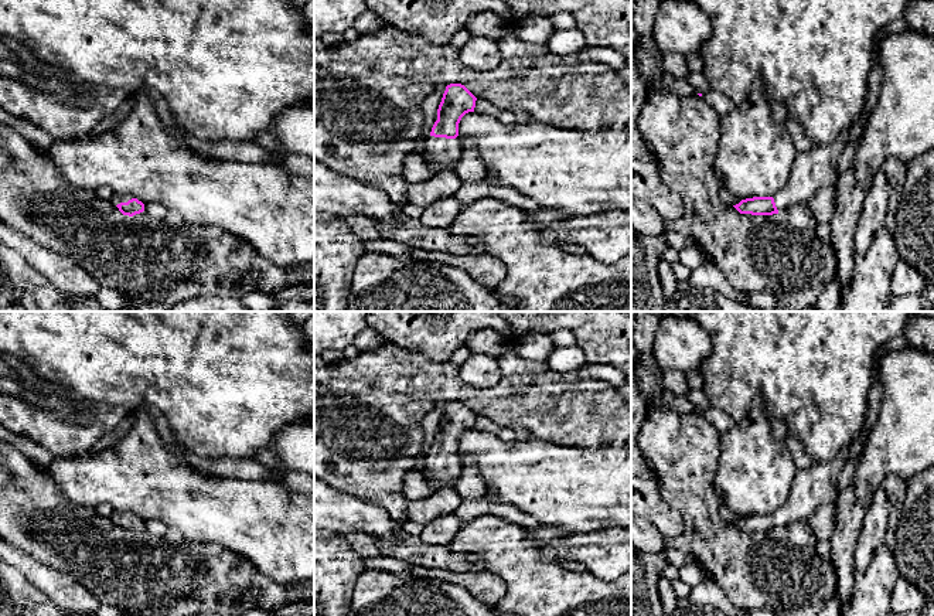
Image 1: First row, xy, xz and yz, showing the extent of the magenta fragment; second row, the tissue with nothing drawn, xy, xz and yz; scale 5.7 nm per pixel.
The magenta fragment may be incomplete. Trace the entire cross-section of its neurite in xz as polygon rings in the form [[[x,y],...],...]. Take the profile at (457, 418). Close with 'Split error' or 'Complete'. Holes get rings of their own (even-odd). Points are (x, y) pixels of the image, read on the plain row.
[[[461,401],[446,404],[430,453],[426,456],[425,479],[433,493],[451,490],[461,476],[456,460],[461,435],[474,429],[477,415]]]. Split error

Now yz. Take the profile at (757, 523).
[[[843,447],[831,462],[814,462],[808,469],[798,470],[785,503],[773,514],[753,514],[733,523],[740,531],[773,532],[800,521],[808,523],[811,515],[824,504],[835,503],[839,494],[839,476],[849,459],[849,447]]]. Split error

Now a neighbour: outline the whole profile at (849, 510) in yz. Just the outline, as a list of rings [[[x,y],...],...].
[[[853,483],[839,491],[835,501],[836,523],[826,542],[831,545],[832,564],[836,569],[836,592],[841,608],[848,603],[855,585],[855,548],[866,514],[866,507],[856,497]]]

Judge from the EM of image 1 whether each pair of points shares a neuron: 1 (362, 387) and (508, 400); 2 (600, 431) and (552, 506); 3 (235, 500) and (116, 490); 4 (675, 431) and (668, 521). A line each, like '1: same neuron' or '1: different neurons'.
1: same neuron
2: different neurons
3: same neuron
4: different neurons

